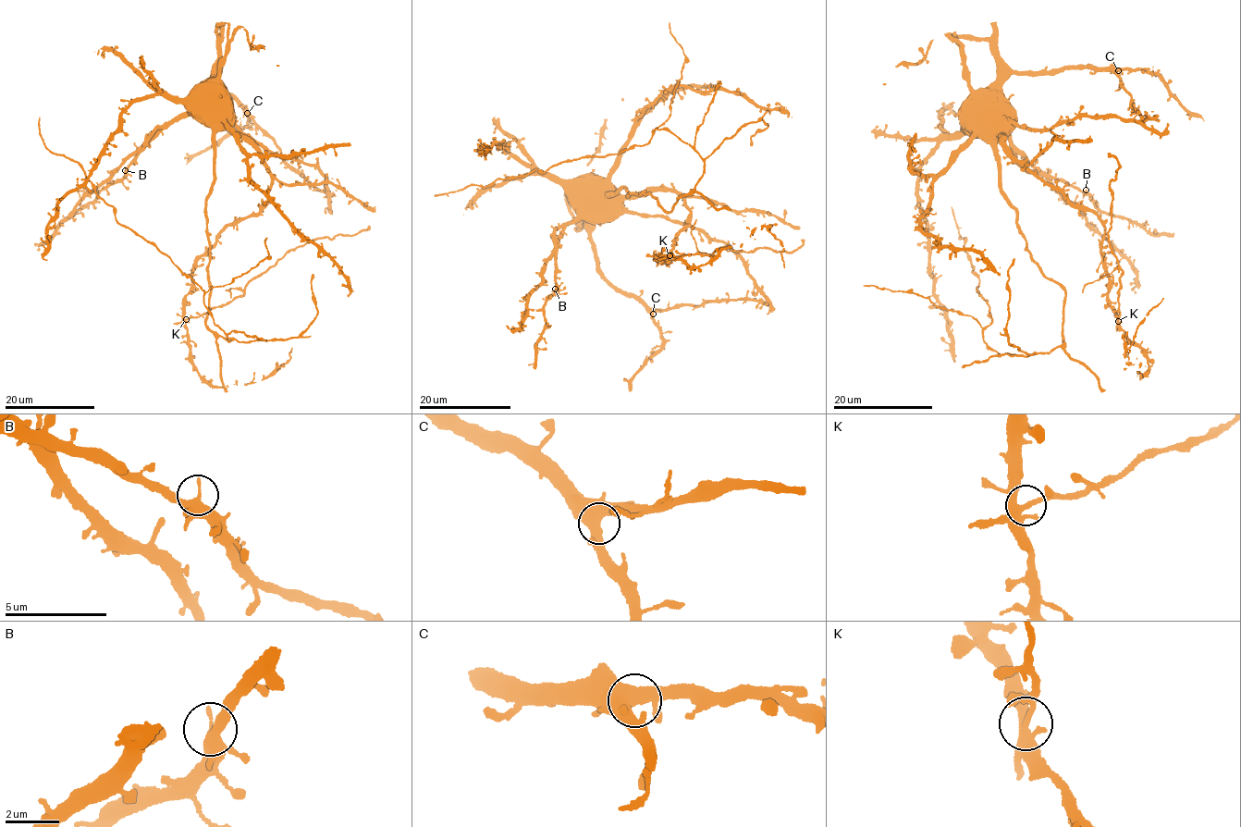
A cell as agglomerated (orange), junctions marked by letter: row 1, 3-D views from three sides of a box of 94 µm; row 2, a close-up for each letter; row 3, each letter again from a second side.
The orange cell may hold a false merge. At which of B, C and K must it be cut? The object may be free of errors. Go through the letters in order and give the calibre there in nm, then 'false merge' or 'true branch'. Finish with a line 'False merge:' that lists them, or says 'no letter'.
B: 340 nm thick; true branch
C: 480 nm thick; true branch
K: 320 nm thick; false merge
False merge: K

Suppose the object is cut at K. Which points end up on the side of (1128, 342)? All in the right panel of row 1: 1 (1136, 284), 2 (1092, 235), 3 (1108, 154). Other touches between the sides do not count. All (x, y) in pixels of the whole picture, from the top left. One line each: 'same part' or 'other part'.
1: same part
2: same part
3: other part

